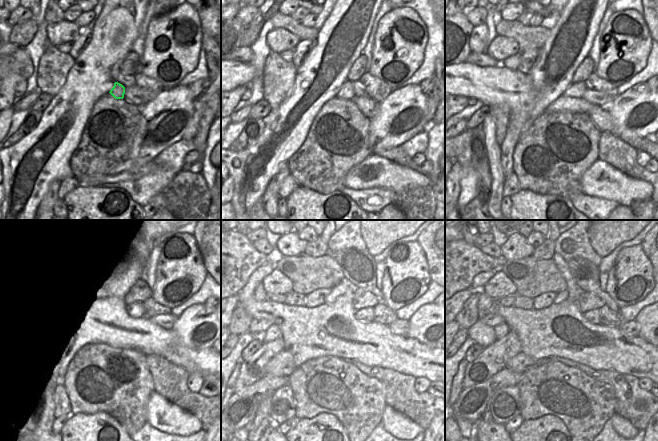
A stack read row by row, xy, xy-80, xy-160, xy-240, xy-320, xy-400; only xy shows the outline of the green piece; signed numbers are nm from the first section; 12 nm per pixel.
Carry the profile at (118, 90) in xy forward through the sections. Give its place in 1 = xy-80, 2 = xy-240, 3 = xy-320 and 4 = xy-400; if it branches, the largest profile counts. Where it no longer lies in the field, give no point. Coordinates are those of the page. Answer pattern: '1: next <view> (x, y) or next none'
1: next xy-80 (346, 92)
2: next xy-240 (136, 310)
3: next xy-320 (366, 315)
4: next xy-400 (593, 316)

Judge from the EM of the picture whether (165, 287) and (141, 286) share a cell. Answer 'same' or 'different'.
different

